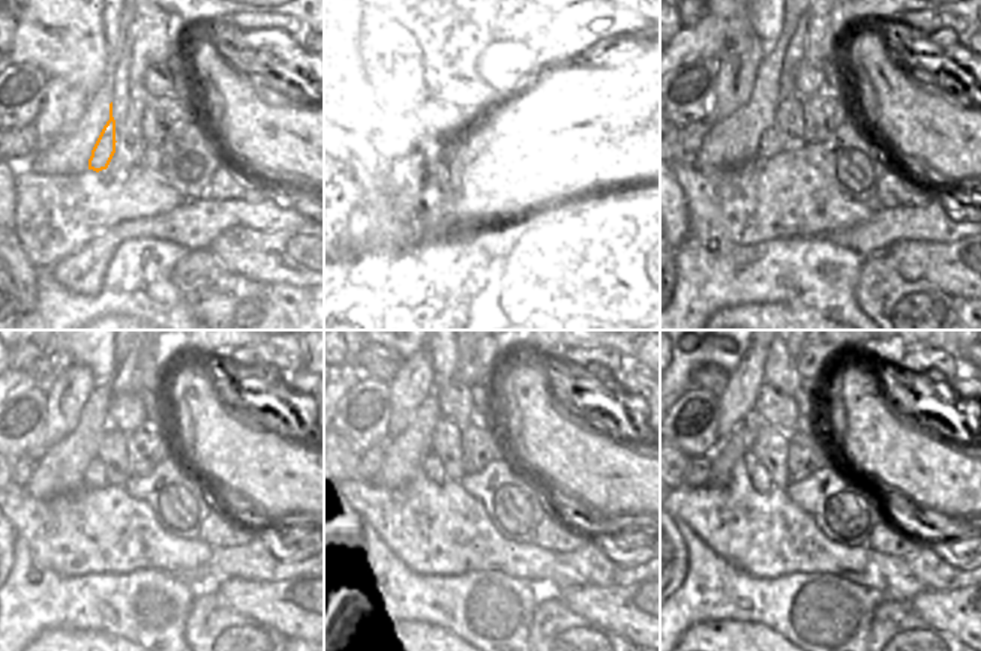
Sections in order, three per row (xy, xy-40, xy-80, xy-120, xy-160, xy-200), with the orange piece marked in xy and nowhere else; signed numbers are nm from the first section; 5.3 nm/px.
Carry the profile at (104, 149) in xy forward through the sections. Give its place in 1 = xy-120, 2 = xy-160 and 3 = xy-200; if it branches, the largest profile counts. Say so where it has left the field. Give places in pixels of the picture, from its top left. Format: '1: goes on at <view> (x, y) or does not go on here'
1: goes on at xy-120 (96, 479)
2: goes on at xy-160 (432, 467)
3: goes on at xy-200 (761, 480)

